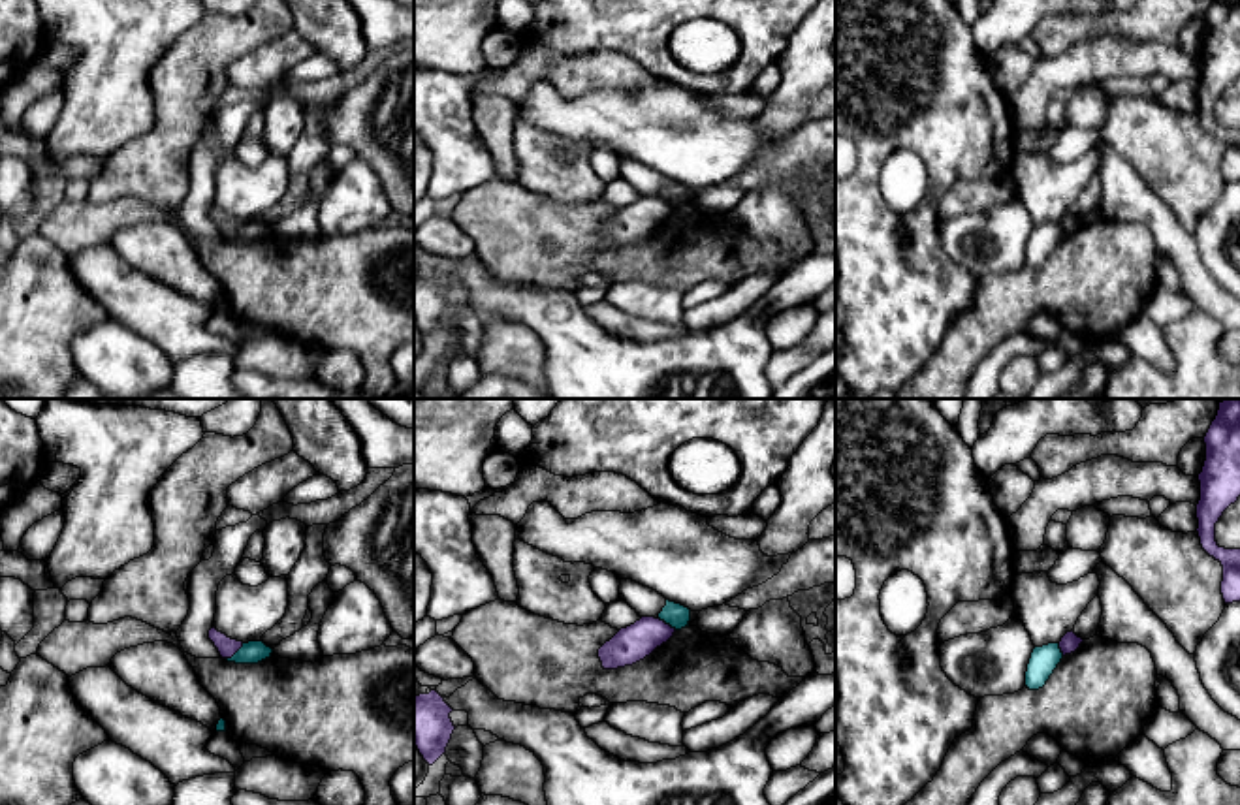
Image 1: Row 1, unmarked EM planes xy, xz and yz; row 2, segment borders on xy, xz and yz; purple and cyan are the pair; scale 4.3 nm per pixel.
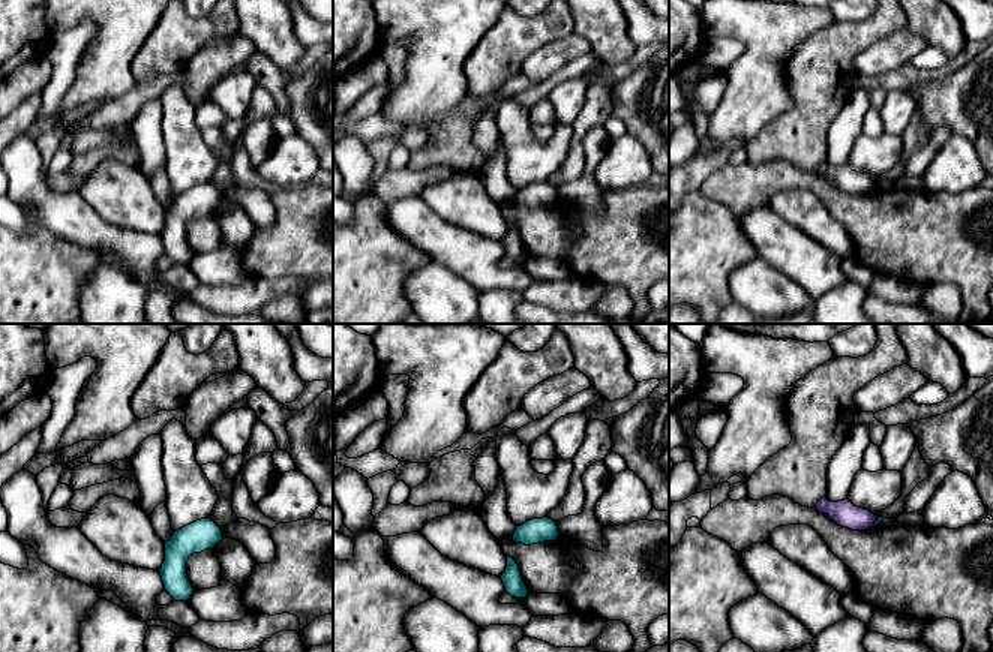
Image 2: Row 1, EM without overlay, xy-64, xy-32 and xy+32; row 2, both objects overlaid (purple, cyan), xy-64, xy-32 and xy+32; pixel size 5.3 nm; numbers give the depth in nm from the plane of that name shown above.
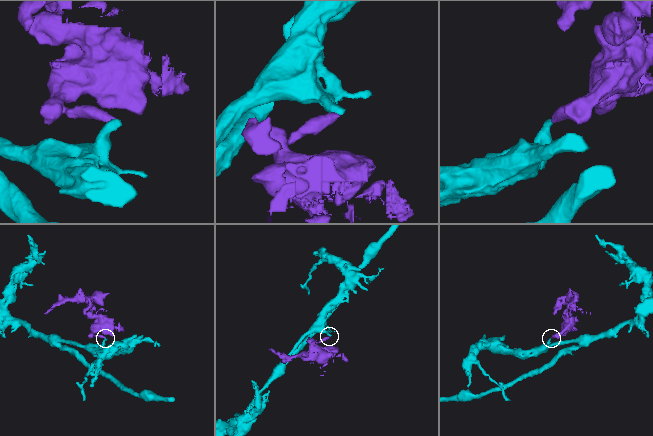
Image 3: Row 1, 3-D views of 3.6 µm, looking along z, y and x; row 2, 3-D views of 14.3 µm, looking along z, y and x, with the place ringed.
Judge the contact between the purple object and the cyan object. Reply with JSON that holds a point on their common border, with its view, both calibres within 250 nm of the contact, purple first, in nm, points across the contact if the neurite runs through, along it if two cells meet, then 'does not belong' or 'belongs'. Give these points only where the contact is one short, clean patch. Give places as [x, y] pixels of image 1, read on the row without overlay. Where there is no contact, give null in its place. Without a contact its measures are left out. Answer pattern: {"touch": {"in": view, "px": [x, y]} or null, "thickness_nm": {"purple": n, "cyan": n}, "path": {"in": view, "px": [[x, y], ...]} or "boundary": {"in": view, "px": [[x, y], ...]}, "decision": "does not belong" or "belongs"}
{"touch": {"in": "xy", "px": [234, 232]}, "thickness_nm": {"purple": 80, "cyan": 100}, "boundary": {"in": "xy", "px": [[243, 222], [226, 237]]}, "decision": "does not belong"}

